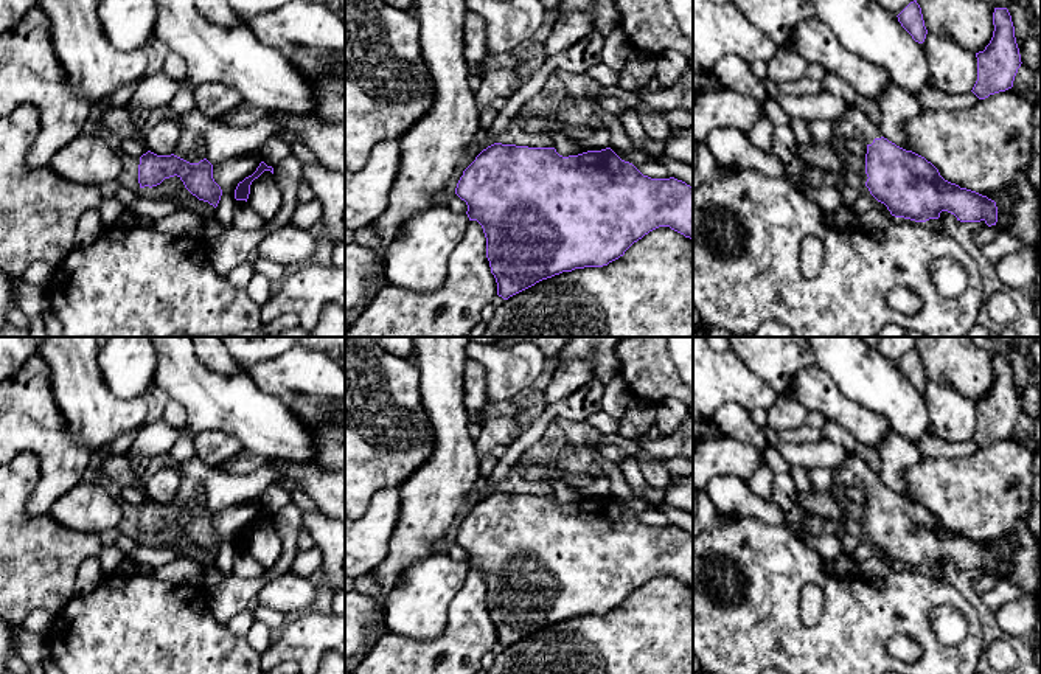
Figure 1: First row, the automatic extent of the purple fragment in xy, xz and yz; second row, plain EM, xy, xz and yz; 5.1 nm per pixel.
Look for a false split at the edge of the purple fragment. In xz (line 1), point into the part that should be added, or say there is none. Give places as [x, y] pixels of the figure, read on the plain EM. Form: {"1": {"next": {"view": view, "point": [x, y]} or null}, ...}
{"1": {"next": null}}

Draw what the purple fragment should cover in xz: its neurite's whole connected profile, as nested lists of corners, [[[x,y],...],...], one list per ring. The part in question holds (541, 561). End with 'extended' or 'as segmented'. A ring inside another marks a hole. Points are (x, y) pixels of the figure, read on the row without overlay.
[[[494,491],[463,519],[455,542],[483,576],[503,648],[562,620],[608,613],[659,575],[693,587],[693,536],[674,525],[643,523],[611,495],[562,505],[555,495]]]; as segmented

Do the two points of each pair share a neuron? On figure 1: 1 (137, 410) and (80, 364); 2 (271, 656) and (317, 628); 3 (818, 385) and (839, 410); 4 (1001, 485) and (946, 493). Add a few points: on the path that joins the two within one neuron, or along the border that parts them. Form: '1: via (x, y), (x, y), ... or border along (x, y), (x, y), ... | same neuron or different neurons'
1: via (120, 410), (115, 410), (86, 381) | same neuron
2: via (282, 649), (289, 643), (306, 639) | same neuron
3: via (821, 392), (833, 404) | same neuron
4: via (987, 493), (960, 493) | same neuron

